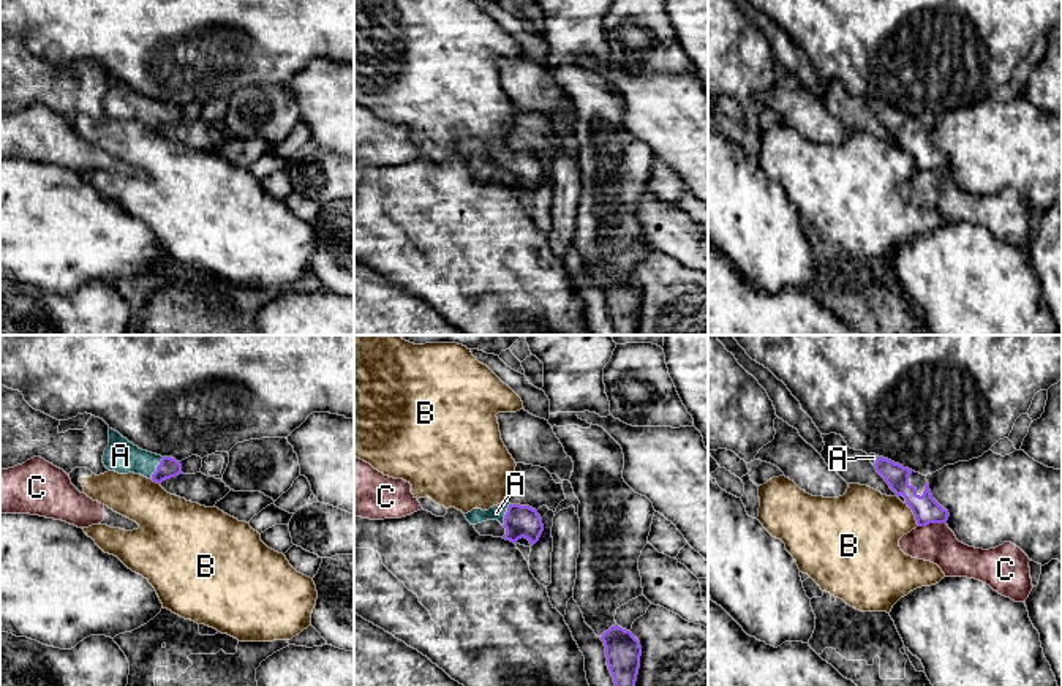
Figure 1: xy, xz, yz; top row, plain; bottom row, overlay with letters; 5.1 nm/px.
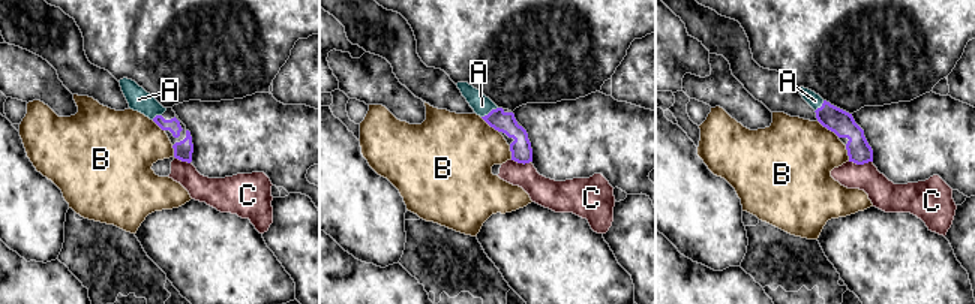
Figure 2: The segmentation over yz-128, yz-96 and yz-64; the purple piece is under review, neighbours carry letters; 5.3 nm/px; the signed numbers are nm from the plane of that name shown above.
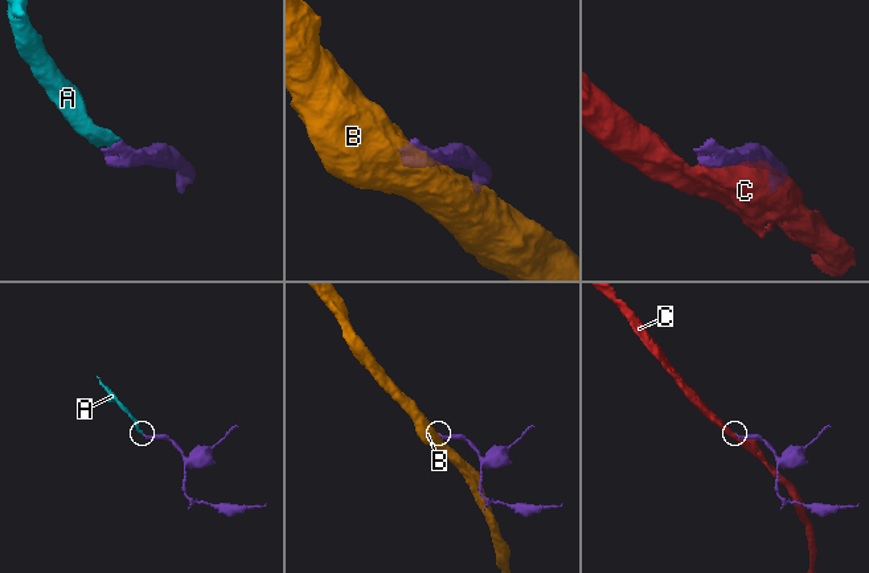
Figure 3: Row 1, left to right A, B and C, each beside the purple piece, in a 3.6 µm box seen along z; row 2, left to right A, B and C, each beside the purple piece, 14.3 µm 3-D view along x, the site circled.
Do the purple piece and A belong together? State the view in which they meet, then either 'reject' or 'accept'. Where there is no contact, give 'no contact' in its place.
meets purple in xy; accept

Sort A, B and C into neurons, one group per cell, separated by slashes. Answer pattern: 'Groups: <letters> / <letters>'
Groups: A / B / C

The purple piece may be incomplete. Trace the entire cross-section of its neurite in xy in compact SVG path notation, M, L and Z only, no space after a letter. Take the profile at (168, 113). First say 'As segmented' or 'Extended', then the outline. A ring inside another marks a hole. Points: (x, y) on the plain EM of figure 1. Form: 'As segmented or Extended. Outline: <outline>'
Extended. Outline: M112 74L103 109L109 117L141 120L156 130L182 120L182 111L175 104L142 96Z

